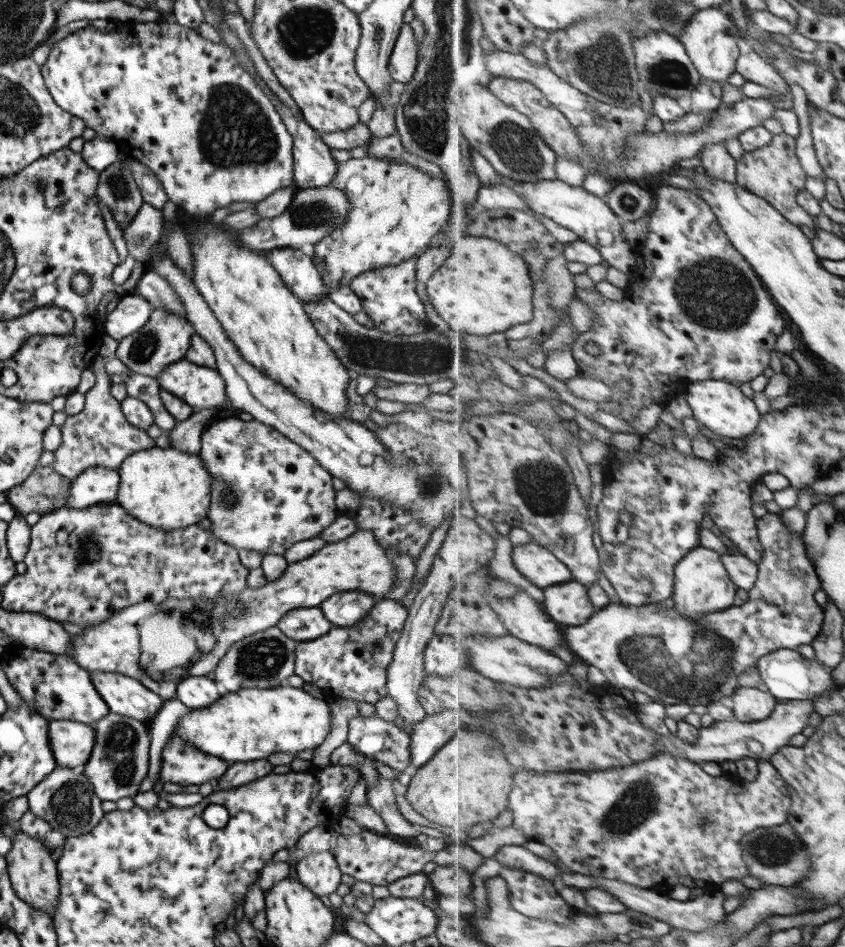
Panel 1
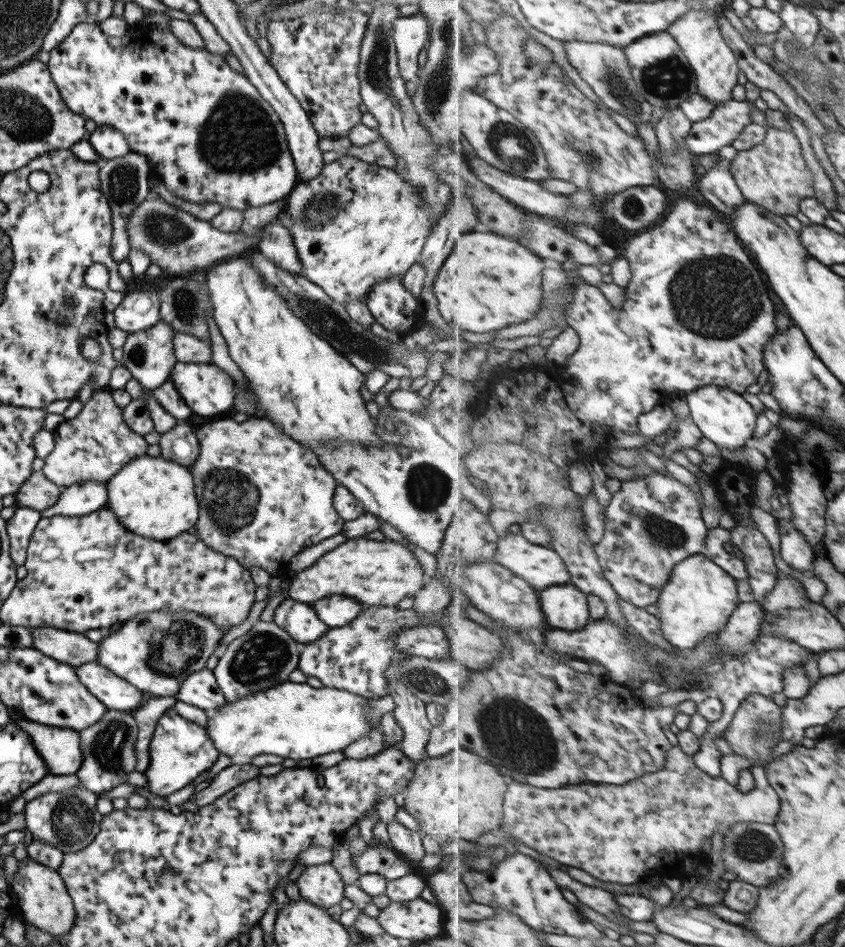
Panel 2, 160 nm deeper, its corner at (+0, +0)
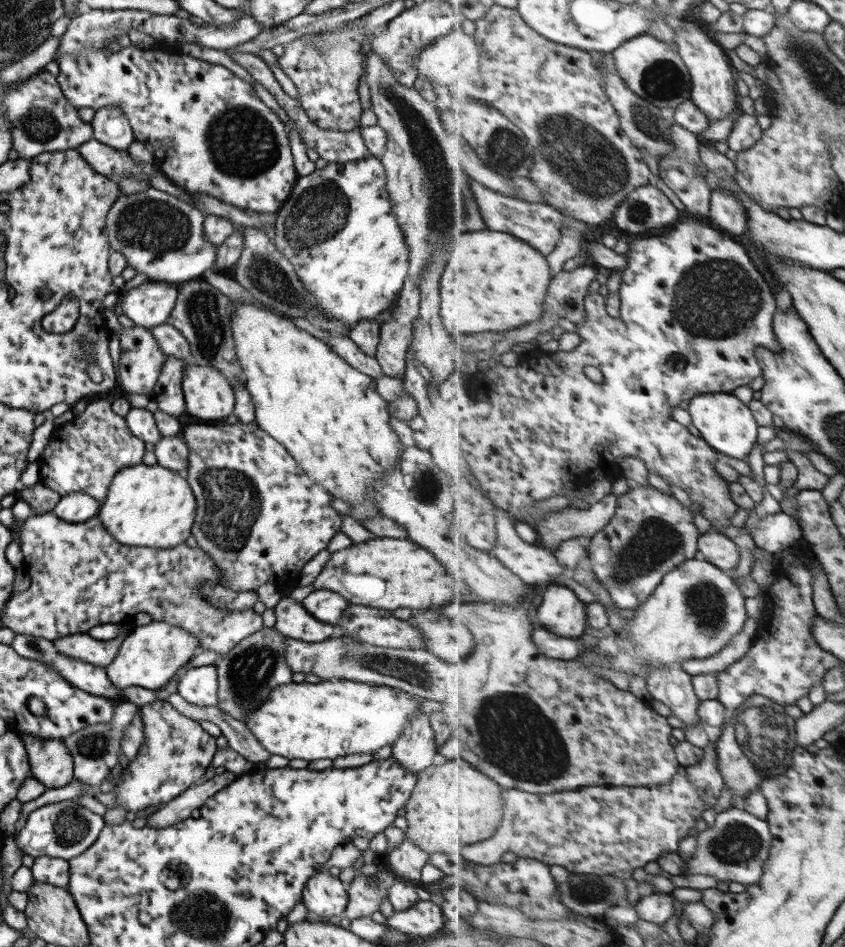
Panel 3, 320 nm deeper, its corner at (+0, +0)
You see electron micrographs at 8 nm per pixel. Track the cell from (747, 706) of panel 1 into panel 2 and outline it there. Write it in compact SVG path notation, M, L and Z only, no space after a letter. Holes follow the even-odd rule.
M753 694L744 700L736 712L729 728L724 732L724 737L729 741L732 754L753 761L757 767L765 766L773 757L773 747L783 740L782 728L784 727L783 709L775 704L771 697Z

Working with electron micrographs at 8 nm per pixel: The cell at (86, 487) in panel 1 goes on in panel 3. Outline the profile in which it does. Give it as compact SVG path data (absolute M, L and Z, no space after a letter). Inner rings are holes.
M73 492L61 496L51 512L65 522L85 522L95 516L99 502L82 492Z

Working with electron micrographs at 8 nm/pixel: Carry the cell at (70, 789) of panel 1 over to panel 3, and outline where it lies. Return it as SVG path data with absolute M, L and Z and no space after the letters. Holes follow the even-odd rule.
M75 798L32 810L25 818L25 826L13 835L13 842L22 854L33 858L51 856L67 861L89 848L97 840L103 826L102 816L83 808Z

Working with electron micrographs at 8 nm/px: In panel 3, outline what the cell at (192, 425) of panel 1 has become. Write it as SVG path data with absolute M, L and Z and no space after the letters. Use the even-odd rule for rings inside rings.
M180 435L161 436L154 445L157 464L173 472L184 473L187 466L188 450Z

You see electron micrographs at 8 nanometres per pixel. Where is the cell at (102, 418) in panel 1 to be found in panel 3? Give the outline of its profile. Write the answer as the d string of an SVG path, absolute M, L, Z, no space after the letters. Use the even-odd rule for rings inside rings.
M97 398L87 404L82 414L53 428L50 441L36 460L38 480L60 496L82 492L95 500L102 500L117 472L141 463L143 443L129 432L124 418L111 411L106 399Z

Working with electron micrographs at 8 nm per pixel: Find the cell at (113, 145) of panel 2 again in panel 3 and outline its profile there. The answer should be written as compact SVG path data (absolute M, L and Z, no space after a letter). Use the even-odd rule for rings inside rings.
M117 105L98 108L94 112L90 125L92 138L111 148L125 151L134 141L127 117Z

